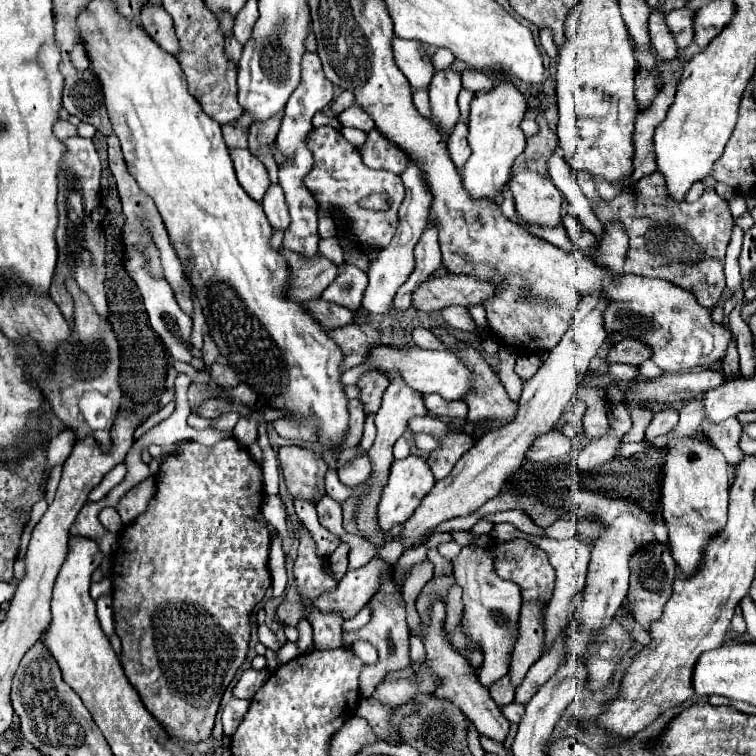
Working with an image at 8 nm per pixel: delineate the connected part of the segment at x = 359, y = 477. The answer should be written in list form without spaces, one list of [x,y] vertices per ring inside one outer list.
[[[368,453],[356,455],[352,461],[348,461],[344,467],[338,469],[340,481],[350,485],[350,487],[356,487],[356,485],[364,483],[370,477],[370,473],[372,473],[372,463],[370,463]]]

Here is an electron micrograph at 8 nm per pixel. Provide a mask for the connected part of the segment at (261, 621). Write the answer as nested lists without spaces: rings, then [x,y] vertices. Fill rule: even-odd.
[[[262,608],[257,612],[257,624],[258,624],[258,639],[266,645],[266,647],[270,647],[270,649],[274,649],[274,651],[278,651],[280,649],[280,645],[276,643],[276,637],[274,637],[274,633],[266,627],[265,618],[266,612]]]

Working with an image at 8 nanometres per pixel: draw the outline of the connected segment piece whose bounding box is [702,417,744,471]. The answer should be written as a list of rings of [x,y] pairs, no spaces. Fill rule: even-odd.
[[[732,417],[732,419],[726,419],[724,423],[708,423],[704,419],[702,433],[708,439],[708,443],[724,455],[730,469],[736,471],[736,467],[744,459],[744,453],[738,447],[738,441],[740,441],[740,435],[742,435],[742,427],[740,427],[738,419]]]

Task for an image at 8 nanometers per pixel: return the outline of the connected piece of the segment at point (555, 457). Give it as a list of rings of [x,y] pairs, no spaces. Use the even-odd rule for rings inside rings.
[[[548,431],[548,435],[540,435],[540,439],[532,443],[532,451],[528,451],[528,459],[540,463],[566,461],[570,451],[572,451],[572,441],[564,433]]]

